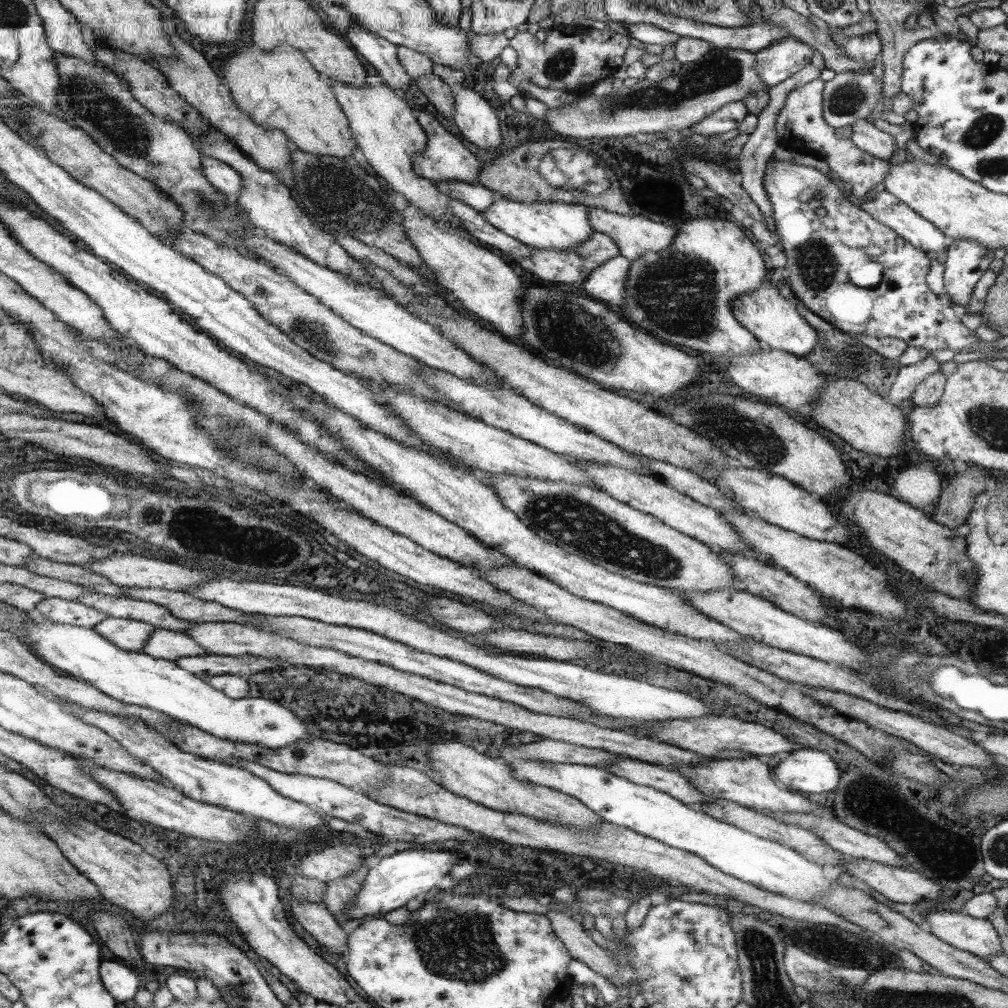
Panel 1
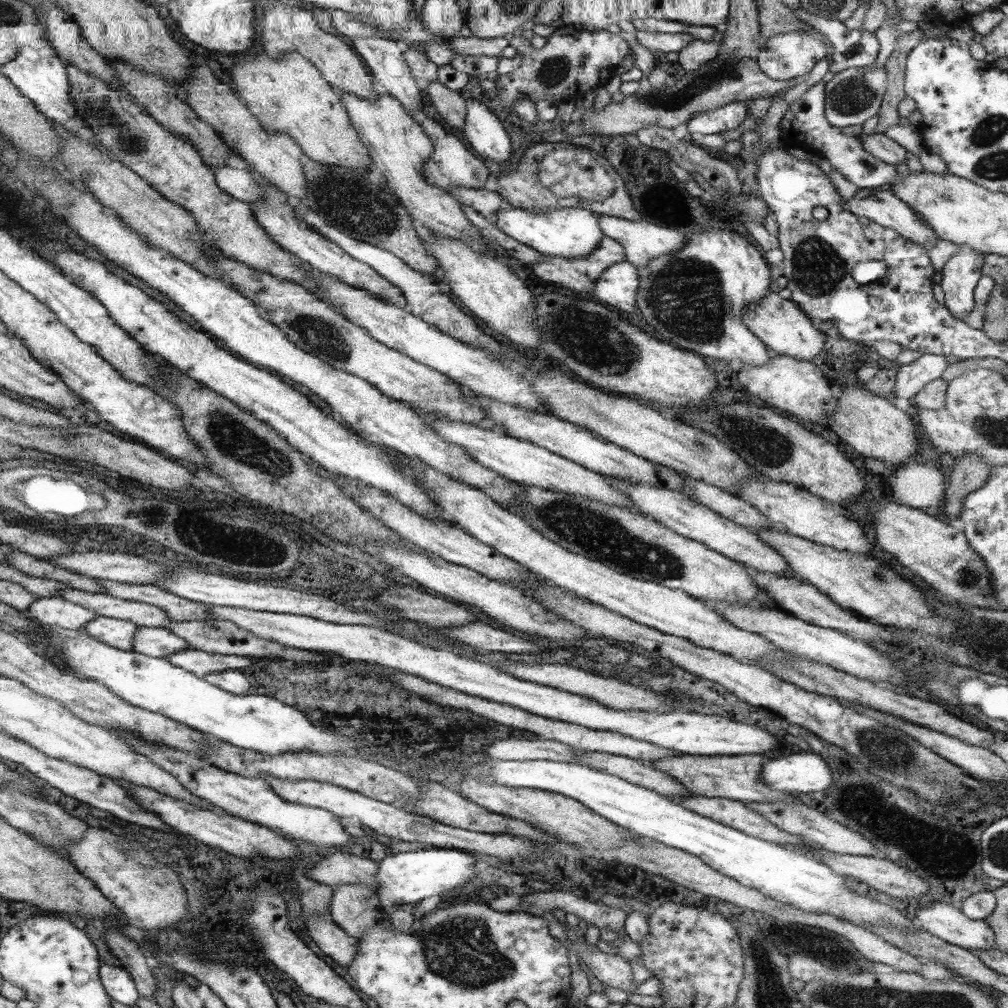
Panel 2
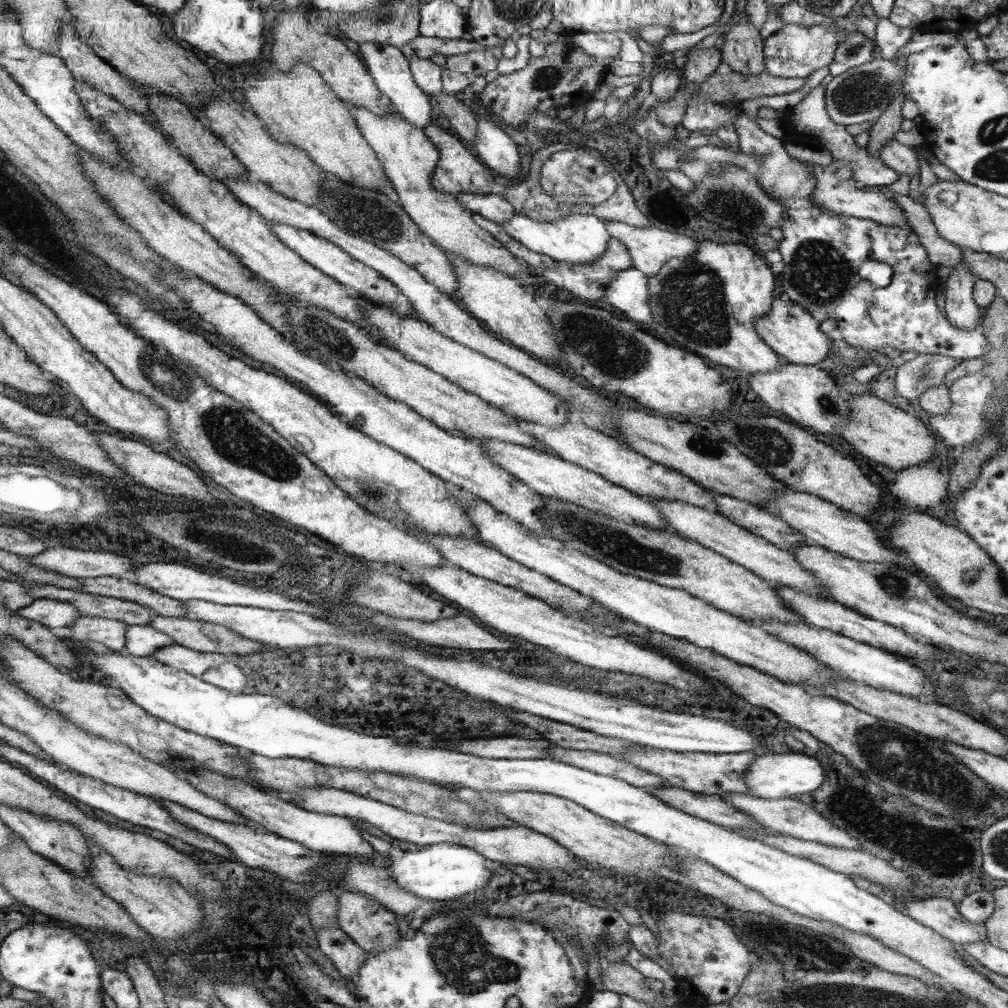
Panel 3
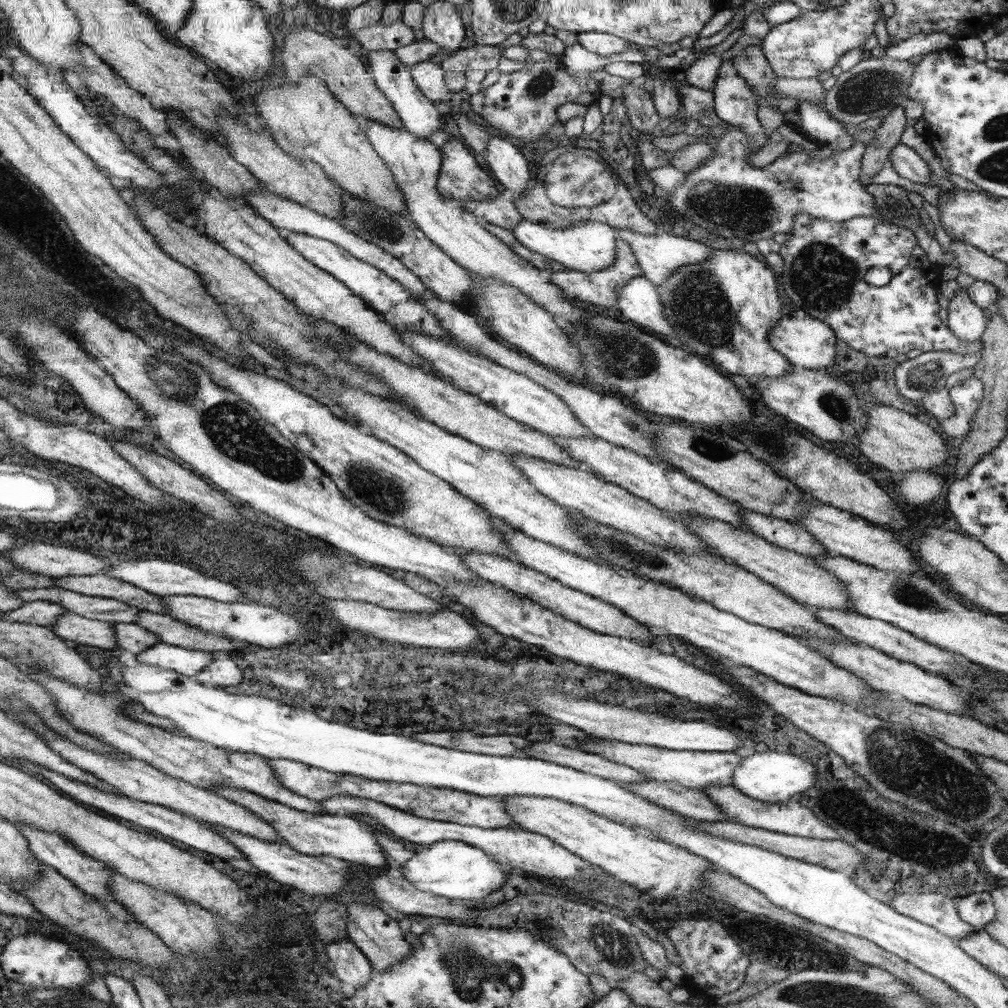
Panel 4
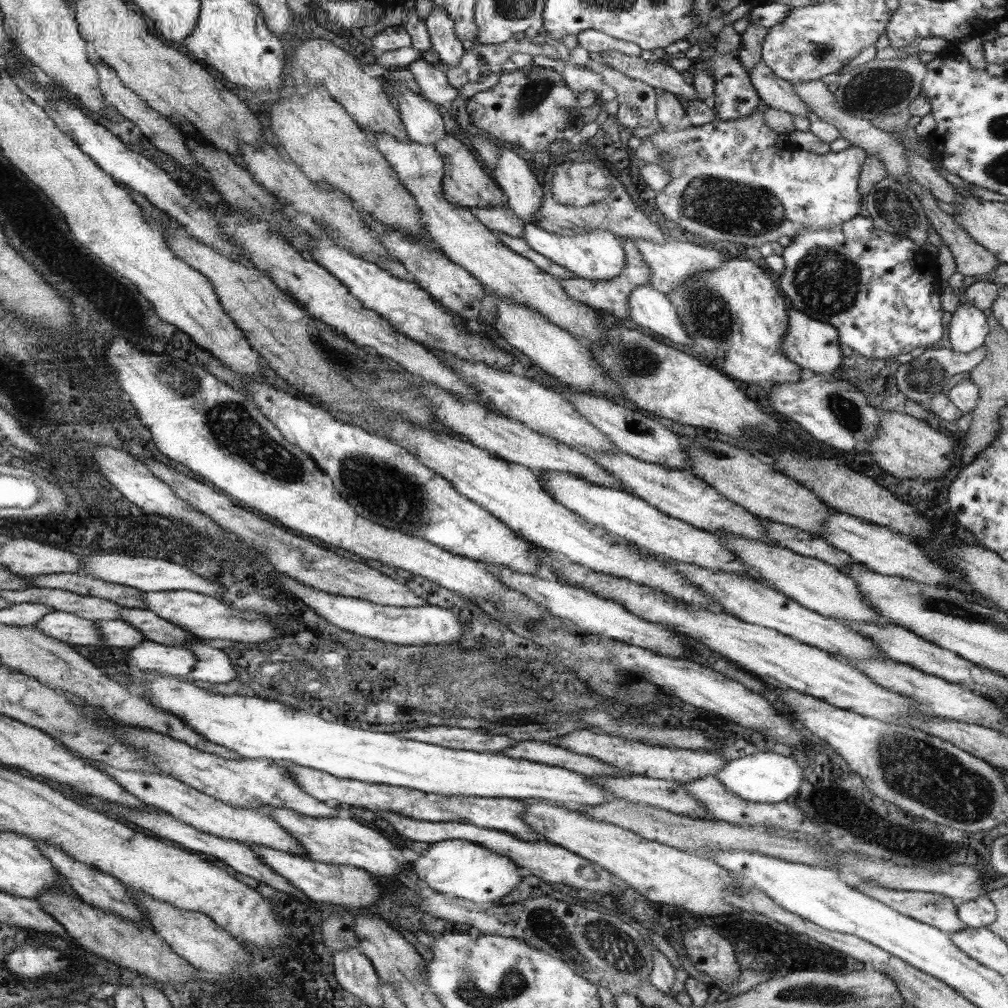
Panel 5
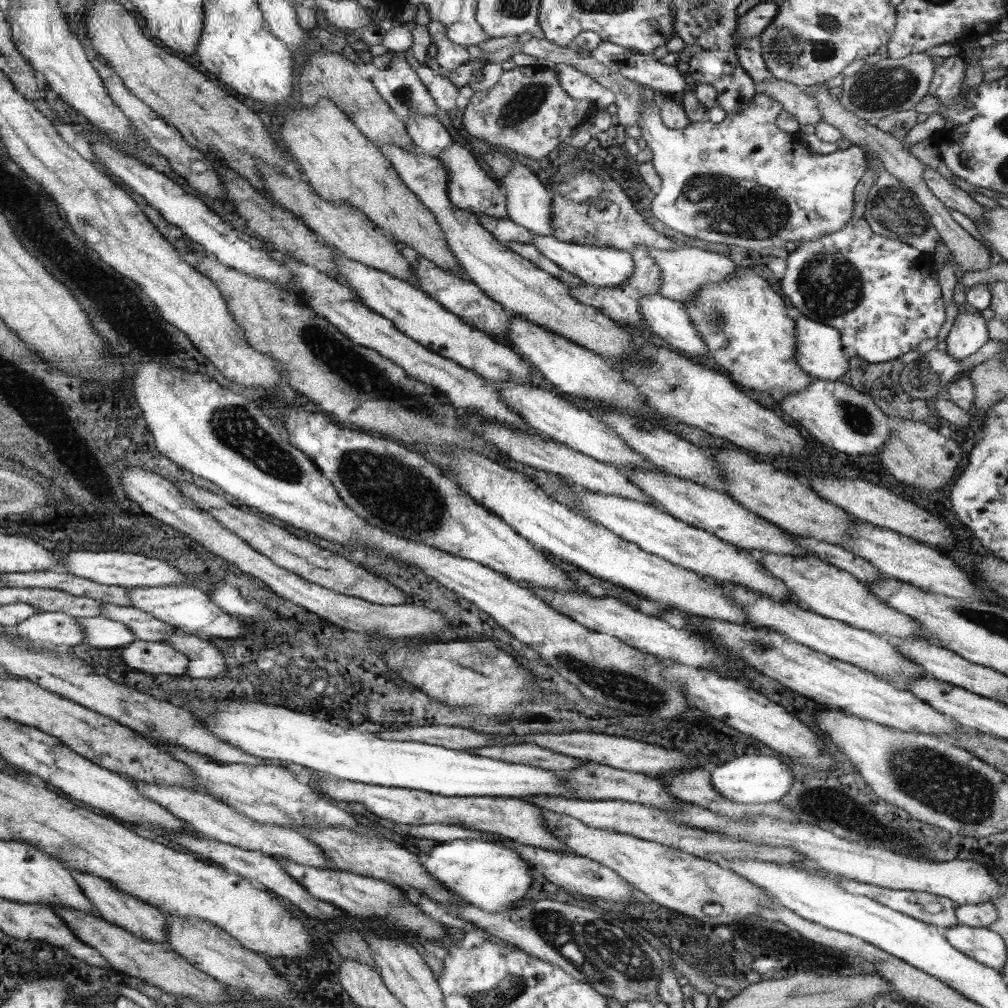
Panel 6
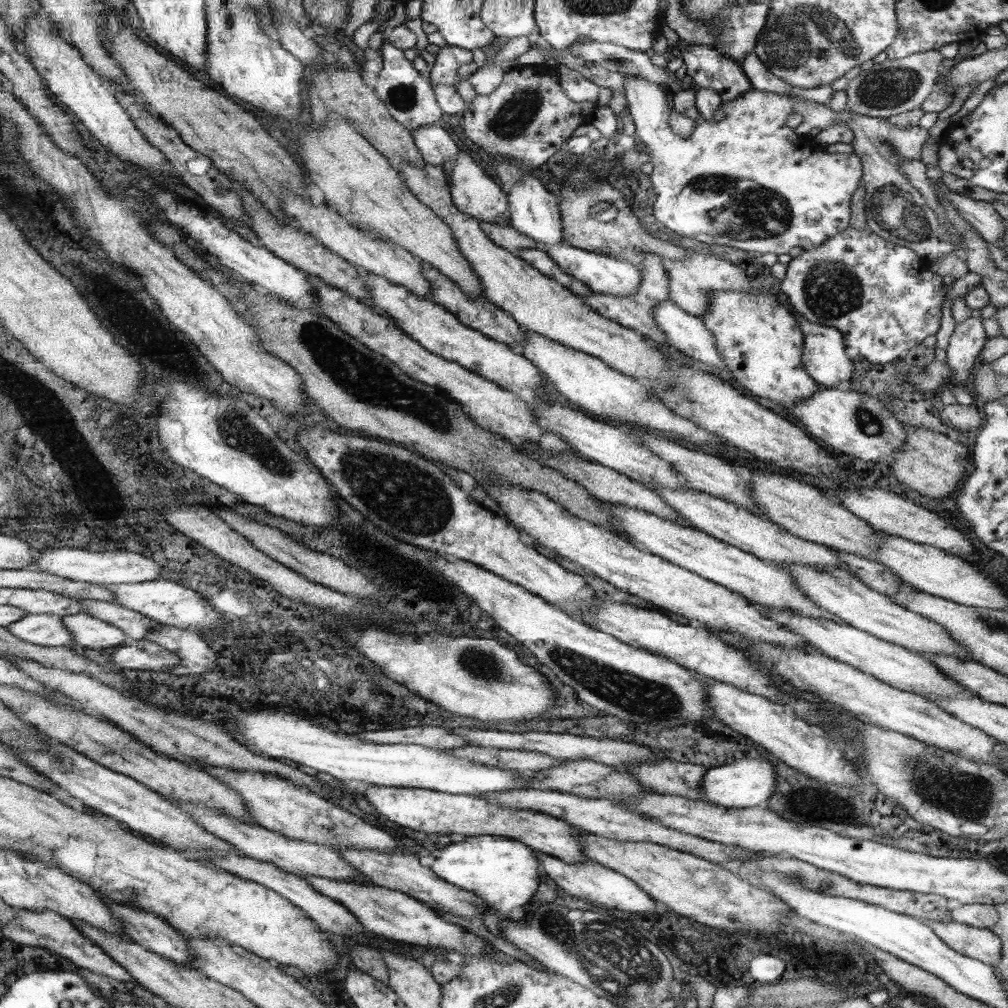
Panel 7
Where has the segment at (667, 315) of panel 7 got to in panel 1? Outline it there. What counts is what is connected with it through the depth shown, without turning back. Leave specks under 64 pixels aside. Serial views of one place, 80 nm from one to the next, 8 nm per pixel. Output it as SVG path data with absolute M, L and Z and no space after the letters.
M621 254L595 268L583 284L586 294L606 304L624 306L631 261Z

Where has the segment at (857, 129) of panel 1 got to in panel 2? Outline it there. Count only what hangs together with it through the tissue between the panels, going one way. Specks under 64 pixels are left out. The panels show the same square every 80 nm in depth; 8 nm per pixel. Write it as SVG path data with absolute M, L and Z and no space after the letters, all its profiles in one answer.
M872 132L868 133L868 135L860 134L857 139L866 152L888 164L892 164L896 167L897 164L906 163L906 158L908 158L906 148L894 142L894 140L890 140L884 133L878 134Z

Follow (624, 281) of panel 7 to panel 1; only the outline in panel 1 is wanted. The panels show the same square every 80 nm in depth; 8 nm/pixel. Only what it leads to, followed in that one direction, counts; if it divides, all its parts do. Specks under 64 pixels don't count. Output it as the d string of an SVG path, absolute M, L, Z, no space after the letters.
M501 196L481 214L488 223L492 223L508 236L513 236L531 248L542 250L574 252L595 231L590 224L589 208L584 204L570 204L565 201L526 204L525 201L508 200Z

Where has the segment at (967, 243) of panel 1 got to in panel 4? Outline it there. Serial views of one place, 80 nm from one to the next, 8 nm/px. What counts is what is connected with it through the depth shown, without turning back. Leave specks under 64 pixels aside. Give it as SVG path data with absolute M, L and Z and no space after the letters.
M959 288L948 305L948 328L960 339L978 340L985 331L987 316L984 309L970 300L966 288Z

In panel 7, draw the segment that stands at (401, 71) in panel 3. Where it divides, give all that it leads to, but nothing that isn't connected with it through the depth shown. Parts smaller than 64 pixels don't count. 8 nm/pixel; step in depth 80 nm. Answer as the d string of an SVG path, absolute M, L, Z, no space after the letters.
M440 123L422 126L422 128L412 131L412 136L428 164L443 166L445 162L454 160L459 153L456 142L450 138L450 134L442 128Z

